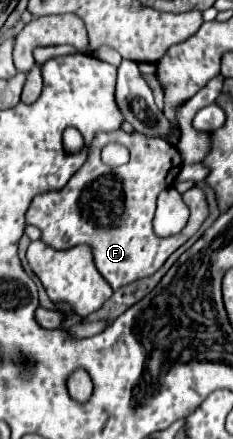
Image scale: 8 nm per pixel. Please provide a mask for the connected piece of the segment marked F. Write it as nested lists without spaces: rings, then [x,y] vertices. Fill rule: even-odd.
[[[125,130],[97,132],[87,160],[89,162],[81,166],[81,170],[67,182],[63,190],[41,194],[31,202],[27,210],[27,224],[37,226],[43,232],[41,240],[51,248],[67,250],[79,244],[87,244],[91,248],[97,270],[113,290],[157,272],[165,260],[179,246],[183,246],[209,216],[205,192],[201,188],[189,190],[185,192],[185,202],[191,210],[191,216],[185,230],[169,238],[155,236],[151,220],[155,214],[157,196],[175,182],[181,170],[181,158],[173,156],[173,162],[165,162],[165,140],[145,138],[137,132],[127,134]],[[109,142],[121,142],[131,150],[131,160],[115,170],[101,162],[101,148]],[[113,176],[117,182],[121,182],[125,200],[113,200]]]

